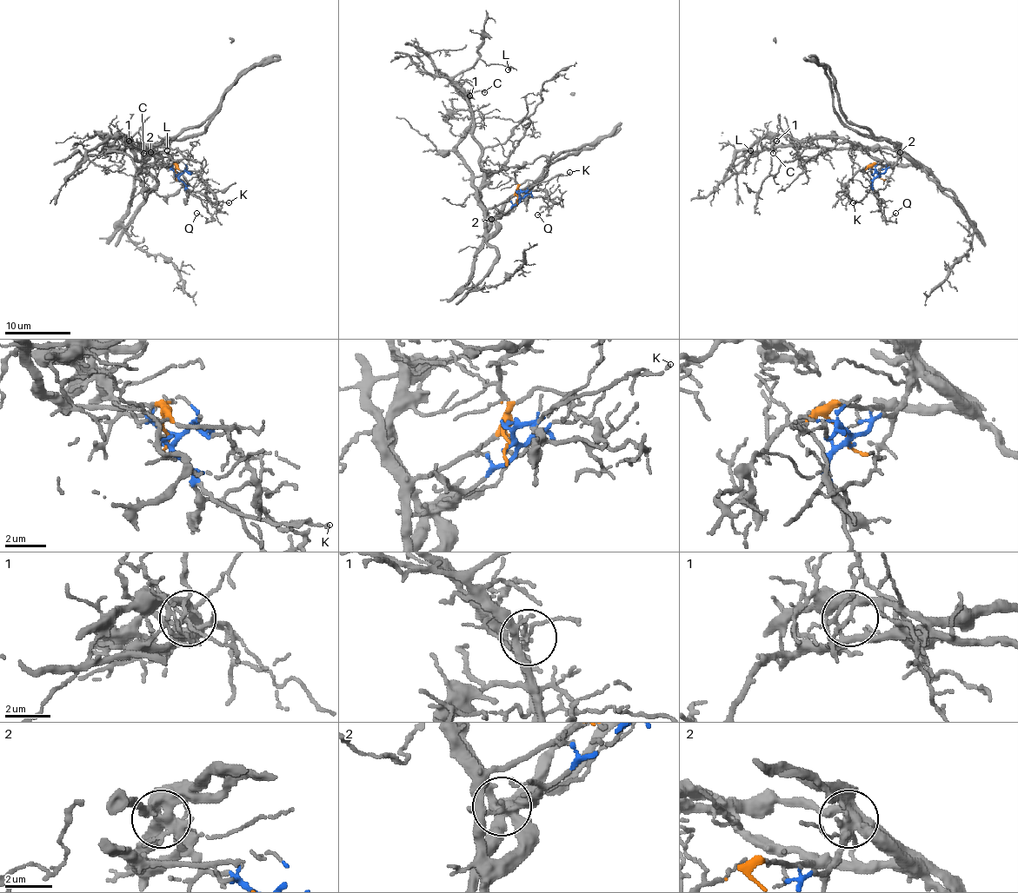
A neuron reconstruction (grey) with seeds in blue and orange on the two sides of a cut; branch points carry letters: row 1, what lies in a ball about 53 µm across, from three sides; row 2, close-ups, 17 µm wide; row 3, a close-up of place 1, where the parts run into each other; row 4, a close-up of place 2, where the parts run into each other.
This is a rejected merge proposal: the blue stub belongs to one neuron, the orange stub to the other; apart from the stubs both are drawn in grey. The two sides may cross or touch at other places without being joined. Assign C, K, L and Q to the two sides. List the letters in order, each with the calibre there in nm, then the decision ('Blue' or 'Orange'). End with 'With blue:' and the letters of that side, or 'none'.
C: Thickness 180 nm. Orange
K: Thickness 150 nm. Blue
L: Thickness 110 nm. Blue
Q: Thickness 110 nm. Blue
With blue: K, L, Q

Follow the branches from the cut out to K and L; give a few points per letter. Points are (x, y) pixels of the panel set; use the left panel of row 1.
K: (176, 176), (198, 198), (229, 202)
L: (176, 176), (149, 150), (132, 145), (113, 150), (128, 155), (137, 171), (145, 173), (169, 162), (167, 150)

